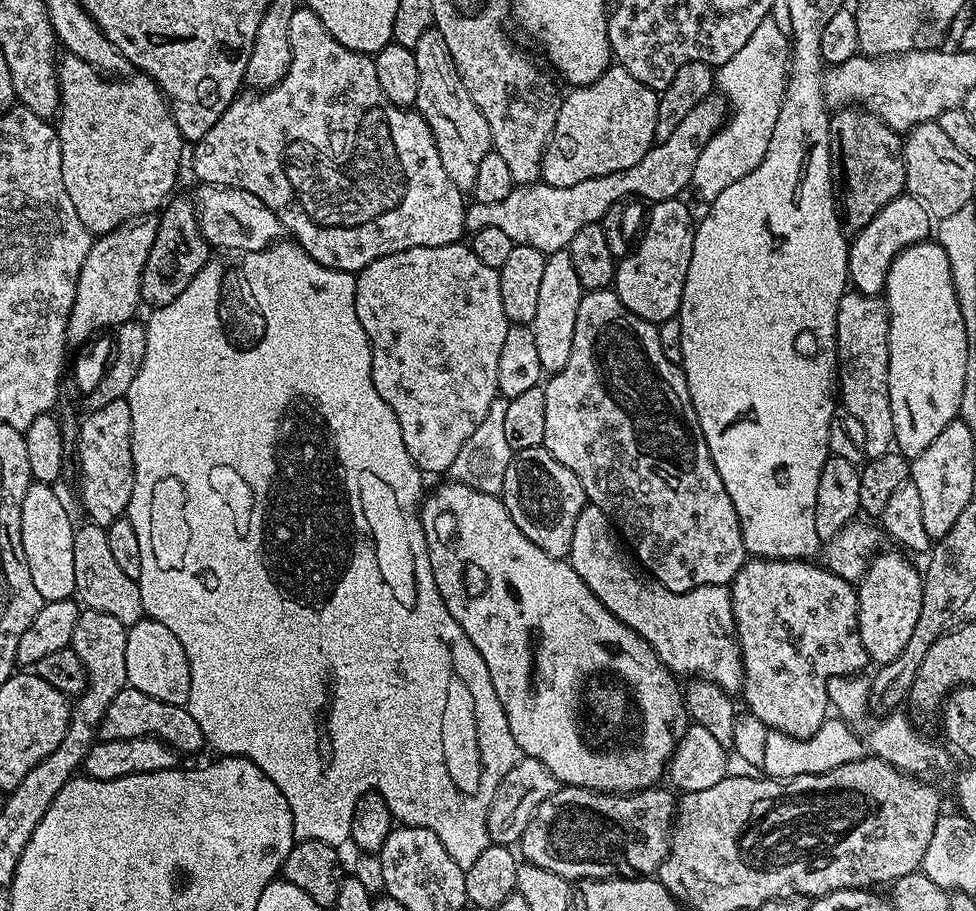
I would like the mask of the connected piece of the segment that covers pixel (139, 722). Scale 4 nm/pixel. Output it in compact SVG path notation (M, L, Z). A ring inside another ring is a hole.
M126 686L114 698L114 702L110 702L100 723L99 735L105 740L153 736L181 754L205 747L202 729L198 727L198 722L194 722L194 714L190 714L185 705L158 702L158 698L150 698L150 694L142 694L142 690L131 686Z

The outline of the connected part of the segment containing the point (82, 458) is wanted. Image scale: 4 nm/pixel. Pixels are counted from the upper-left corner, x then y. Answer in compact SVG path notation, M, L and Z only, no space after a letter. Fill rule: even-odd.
M127 399L106 402L106 406L91 409L85 420L81 419L74 441L76 460L80 463L80 504L91 523L107 530L115 520L127 513L130 494L134 490L134 462L132 461L132 423Z

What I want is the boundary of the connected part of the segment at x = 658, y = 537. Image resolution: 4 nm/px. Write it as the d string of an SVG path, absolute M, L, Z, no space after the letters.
M611 287L599 288L597 292L585 292L580 298L578 318L574 318L574 342L570 345L570 362L566 362L562 370L551 373L547 380L543 385L546 394L546 434L542 447L551 456L558 458L562 466L569 468L578 478L578 482L582 482L582 490L588 495L588 503L598 506L608 515L612 527L630 549L639 567L651 579L657 580L671 592L689 592L698 586L715 584L731 585L732 579L736 577L746 559L738 514L734 510L734 502L730 494L726 494L726 486L722 486L722 478L718 478L718 470L710 458L706 438L702 438L702 430L698 426L698 414L690 398L684 369L681 365L670 362L670 358L666 358L666 353L662 350L659 327L649 320L638 318L638 314L626 310L626 306L622 306L622 298L618 298L618 294Z

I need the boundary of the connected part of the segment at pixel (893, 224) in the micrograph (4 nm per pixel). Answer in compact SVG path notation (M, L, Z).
M901 194L886 202L886 206L882 206L882 210L870 218L868 225L851 237L848 246L848 279L851 287L863 296L880 296L894 258L898 258L902 250L929 239L933 232L933 217L916 197Z

